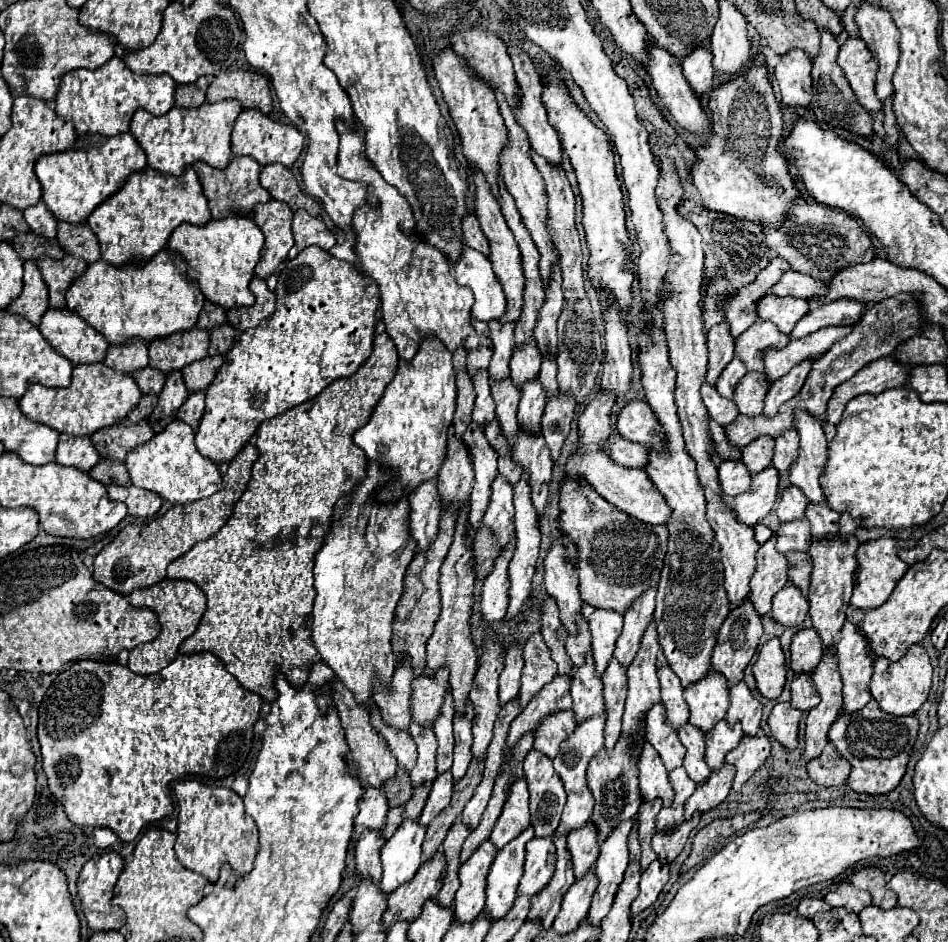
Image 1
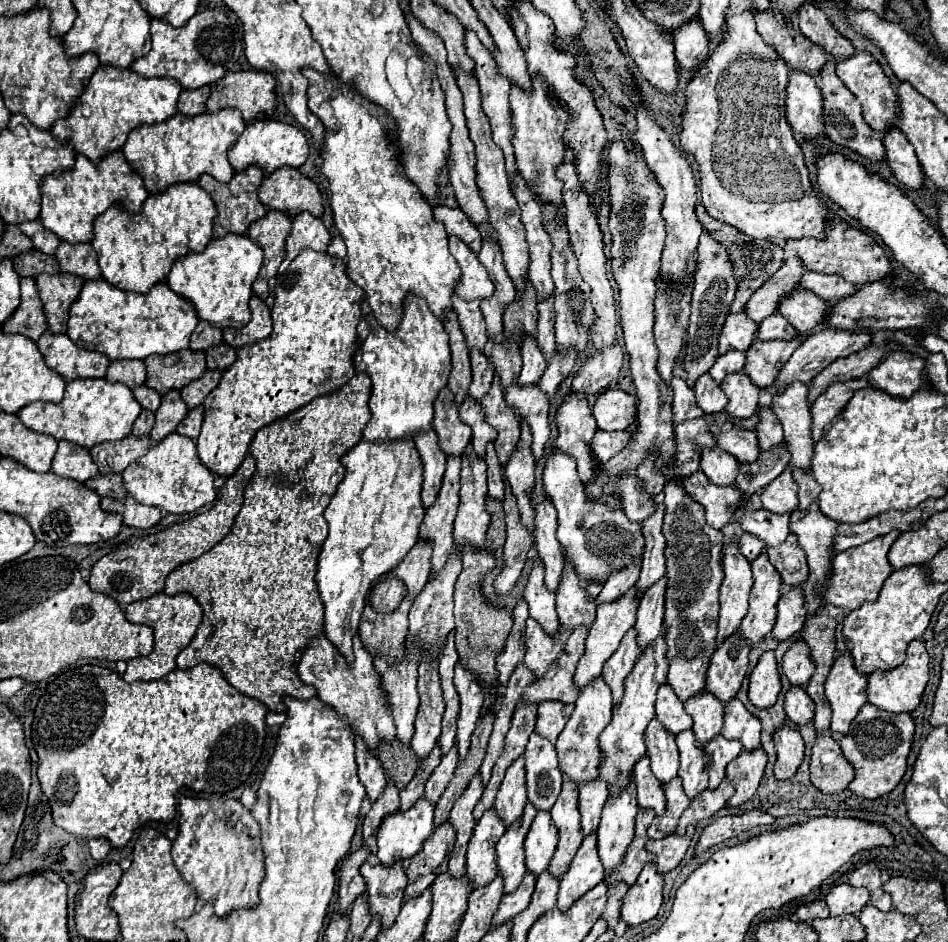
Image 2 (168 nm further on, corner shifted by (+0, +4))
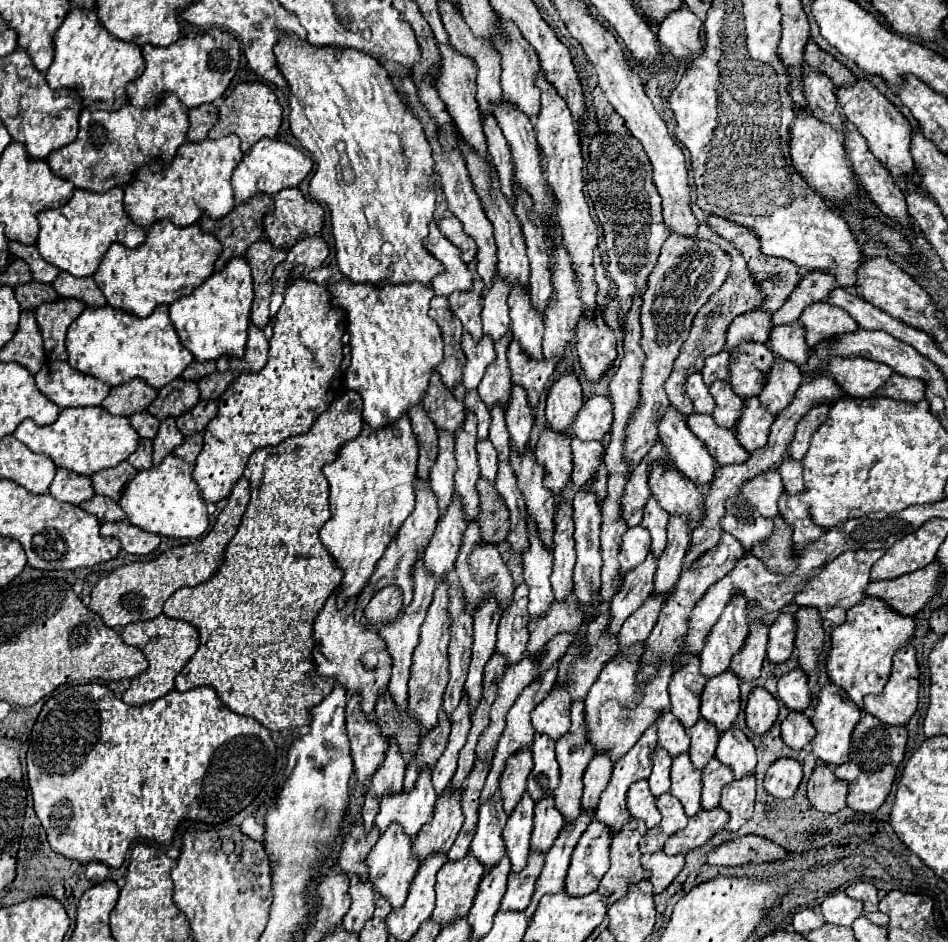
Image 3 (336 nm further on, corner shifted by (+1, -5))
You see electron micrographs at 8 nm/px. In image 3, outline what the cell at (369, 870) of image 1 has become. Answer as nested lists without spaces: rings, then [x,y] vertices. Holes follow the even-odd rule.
[[[395,741],[389,743],[389,749],[385,751],[385,761],[381,763],[381,769],[371,779],[371,787],[365,795],[363,805],[363,827],[365,833],[373,829],[375,815],[379,813],[379,801],[385,793],[399,793],[403,791],[403,775],[405,775],[405,761],[399,753],[399,747]]]

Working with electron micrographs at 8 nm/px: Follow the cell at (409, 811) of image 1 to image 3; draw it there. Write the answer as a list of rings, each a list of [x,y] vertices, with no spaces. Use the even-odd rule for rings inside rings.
[[[441,709],[437,729],[431,729],[425,737],[421,737],[421,745],[415,757],[406,765],[405,787],[407,789],[413,789],[421,769],[431,769],[437,763],[437,757],[441,757],[441,753],[445,751],[449,729],[451,729],[451,723],[447,721],[447,715]]]

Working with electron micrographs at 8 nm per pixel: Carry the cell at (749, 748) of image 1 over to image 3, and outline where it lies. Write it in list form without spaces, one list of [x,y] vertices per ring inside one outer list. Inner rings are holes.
[[[755,775],[735,779],[725,785],[719,805],[729,813],[729,821],[725,825],[727,831],[737,831],[743,823],[747,823],[755,805]]]

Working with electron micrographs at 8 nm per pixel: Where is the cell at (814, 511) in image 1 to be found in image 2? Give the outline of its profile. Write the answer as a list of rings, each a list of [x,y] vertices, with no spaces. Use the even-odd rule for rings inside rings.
[[[792,470],[792,476],[794,476],[796,484],[798,484],[798,502],[800,502],[802,508],[810,506],[812,500],[818,500],[818,492],[822,488],[818,488],[816,480],[808,472],[804,472],[804,470]]]

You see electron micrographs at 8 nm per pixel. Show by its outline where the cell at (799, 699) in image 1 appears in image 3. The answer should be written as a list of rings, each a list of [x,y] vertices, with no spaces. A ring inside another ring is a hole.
[[[789,711],[787,719],[781,723],[781,737],[791,749],[803,749],[813,741],[813,723],[807,713]]]

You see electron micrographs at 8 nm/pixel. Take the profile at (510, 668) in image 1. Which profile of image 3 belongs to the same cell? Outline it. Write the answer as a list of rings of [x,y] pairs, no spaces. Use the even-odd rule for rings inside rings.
[[[519,585],[513,593],[513,605],[503,613],[499,621],[499,633],[497,633],[497,653],[501,653],[507,659],[507,665],[515,665],[525,657],[525,645],[529,639],[527,623],[527,585]]]

